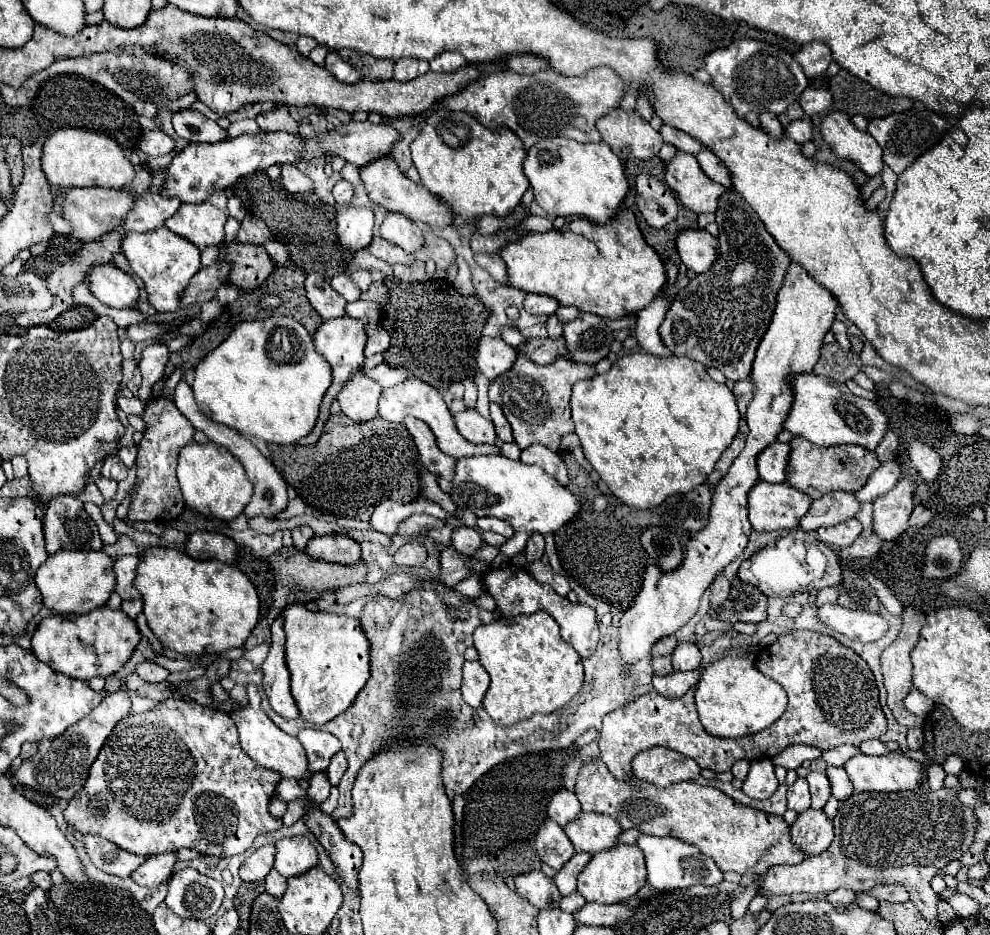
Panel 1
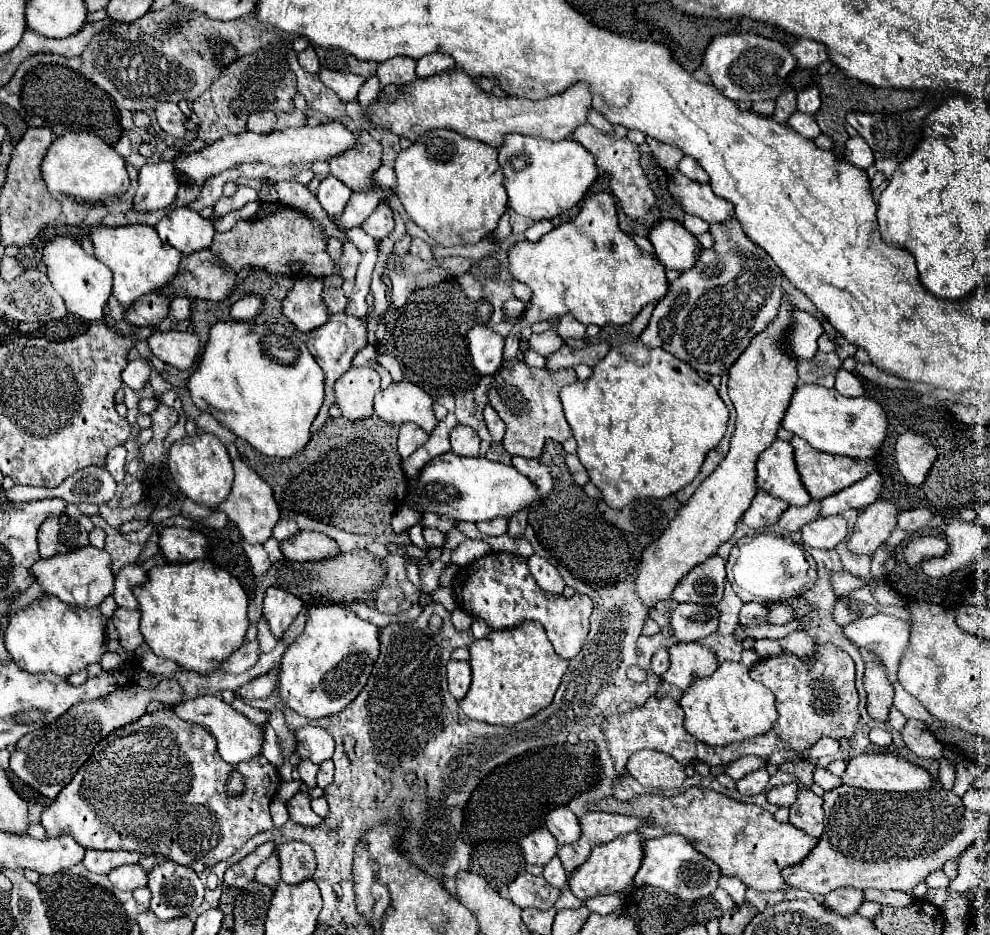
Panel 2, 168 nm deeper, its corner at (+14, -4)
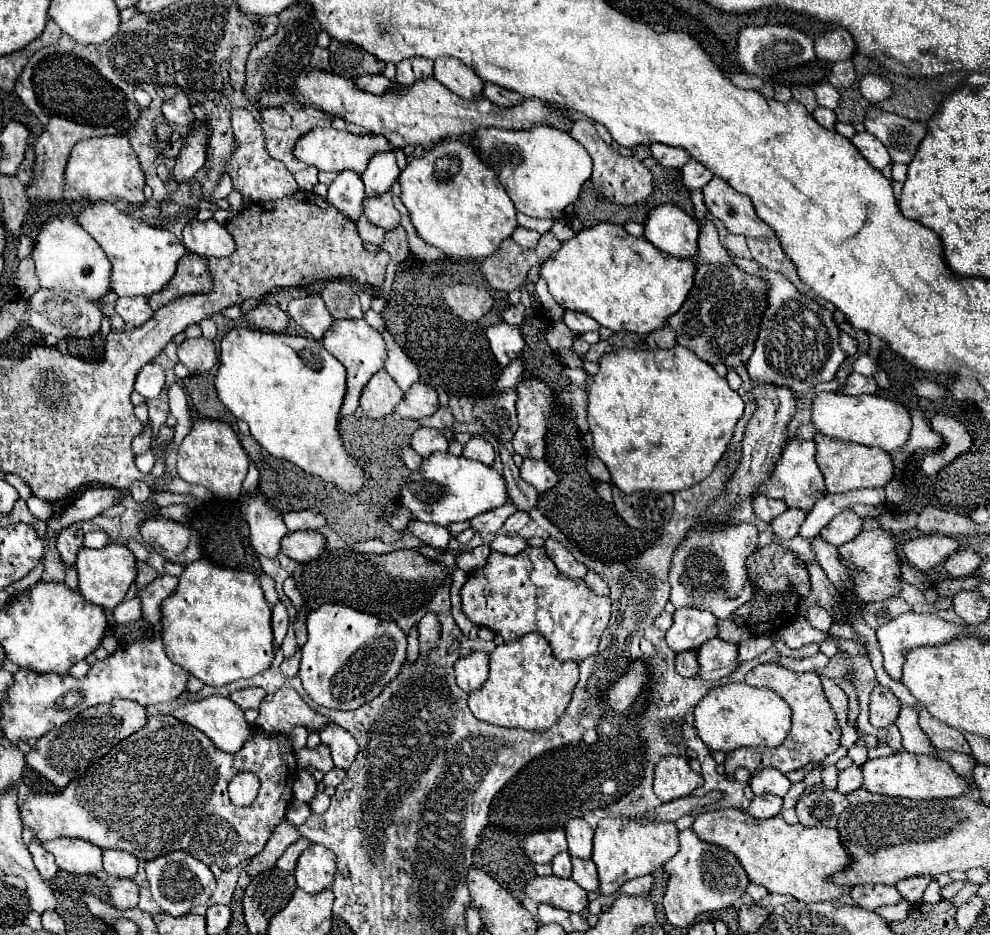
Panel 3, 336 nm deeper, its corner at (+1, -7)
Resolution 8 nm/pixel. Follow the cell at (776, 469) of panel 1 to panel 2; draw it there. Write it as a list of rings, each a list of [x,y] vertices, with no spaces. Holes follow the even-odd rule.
[[[776,439],[758,459],[758,487],[772,497],[784,499],[788,505],[808,505],[812,497],[802,487],[796,473],[794,449],[788,441]]]

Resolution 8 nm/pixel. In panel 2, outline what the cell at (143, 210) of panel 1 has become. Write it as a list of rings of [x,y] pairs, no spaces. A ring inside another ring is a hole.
[[[172,161],[148,163],[140,169],[138,191],[134,195],[136,211],[156,211],[168,207],[176,199],[180,177]]]

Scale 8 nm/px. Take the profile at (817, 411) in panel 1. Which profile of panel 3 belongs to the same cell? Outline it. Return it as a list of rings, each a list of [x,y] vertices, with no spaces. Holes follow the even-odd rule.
[[[821,392],[811,400],[811,422],[823,436],[869,448],[881,448],[885,452],[899,450],[911,432],[909,412],[899,402],[885,400],[875,394],[849,396],[841,392]]]

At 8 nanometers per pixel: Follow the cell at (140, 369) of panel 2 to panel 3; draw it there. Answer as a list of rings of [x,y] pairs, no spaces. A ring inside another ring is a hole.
[[[149,362],[145,364],[139,374],[137,374],[137,380],[135,380],[135,390],[147,400],[147,398],[157,398],[159,392],[163,390],[165,386],[165,372],[159,364],[155,362]]]

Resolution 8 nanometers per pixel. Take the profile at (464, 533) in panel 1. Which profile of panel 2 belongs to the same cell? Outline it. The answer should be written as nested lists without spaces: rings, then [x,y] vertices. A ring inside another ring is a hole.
[[[424,529],[424,539],[426,539],[428,547],[442,547],[444,545],[444,533],[440,533],[438,529]]]

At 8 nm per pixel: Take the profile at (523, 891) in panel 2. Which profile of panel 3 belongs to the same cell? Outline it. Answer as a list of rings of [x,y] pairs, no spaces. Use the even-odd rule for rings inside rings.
[[[535,876],[527,882],[525,894],[539,904],[549,904],[569,912],[583,912],[589,906],[587,892],[569,878]]]

